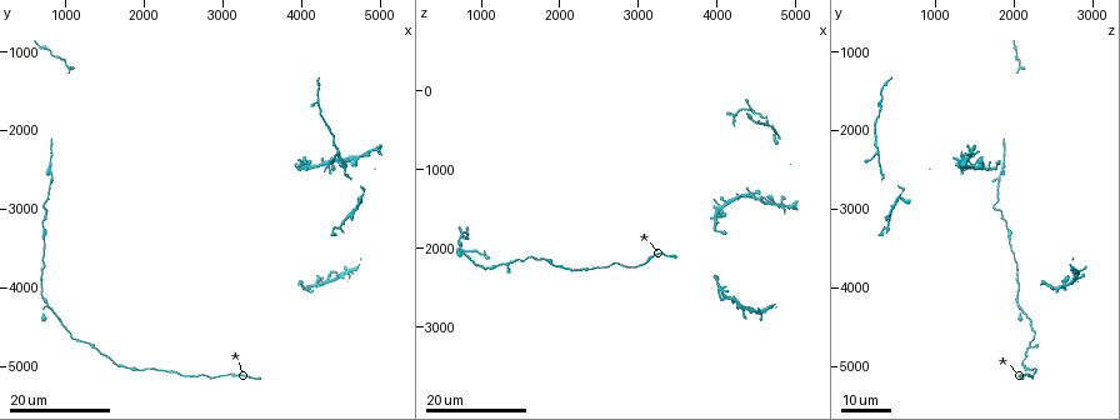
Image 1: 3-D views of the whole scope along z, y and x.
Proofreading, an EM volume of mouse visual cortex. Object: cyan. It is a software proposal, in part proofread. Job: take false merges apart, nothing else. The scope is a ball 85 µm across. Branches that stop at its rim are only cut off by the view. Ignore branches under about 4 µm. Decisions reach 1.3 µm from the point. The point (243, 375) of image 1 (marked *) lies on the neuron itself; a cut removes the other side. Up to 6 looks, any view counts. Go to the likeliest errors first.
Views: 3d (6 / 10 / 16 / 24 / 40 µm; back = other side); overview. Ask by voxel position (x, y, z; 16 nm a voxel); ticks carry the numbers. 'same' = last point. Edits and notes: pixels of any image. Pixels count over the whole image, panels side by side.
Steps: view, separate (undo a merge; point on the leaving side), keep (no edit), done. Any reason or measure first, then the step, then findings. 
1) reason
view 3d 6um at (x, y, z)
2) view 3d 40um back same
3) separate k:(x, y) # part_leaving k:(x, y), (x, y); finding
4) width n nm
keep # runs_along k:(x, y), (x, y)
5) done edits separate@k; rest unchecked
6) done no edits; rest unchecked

thin neck
view 3d 16um at (1050, 1150, 2050)

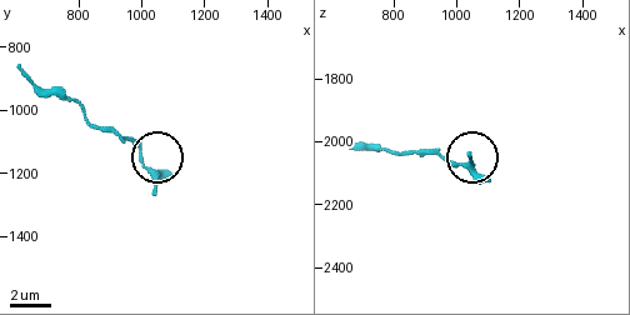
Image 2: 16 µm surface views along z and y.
view 3d 10um at (1000, 1160, 2080)

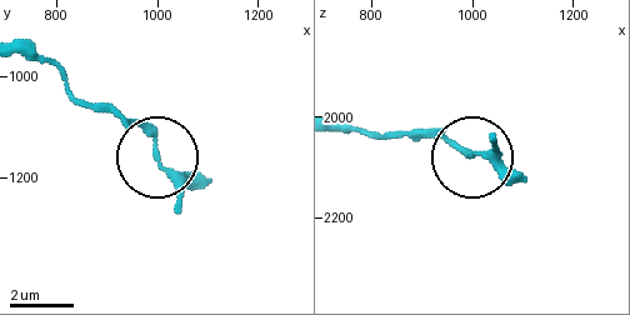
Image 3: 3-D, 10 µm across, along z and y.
keep # continuous, no second neuron

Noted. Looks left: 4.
side arm on a straight run
view 3d 16um at (4700, 2350, 1400)

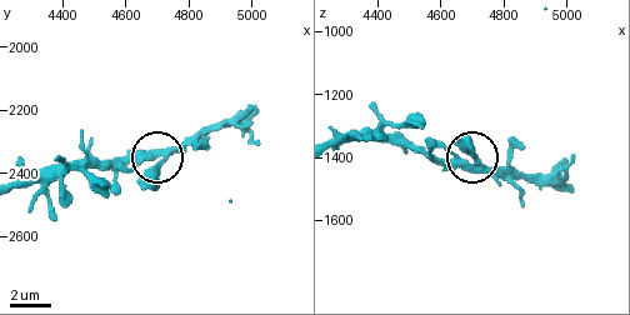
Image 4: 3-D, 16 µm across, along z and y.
view 3d 6um at (4740, 2320, 1440)

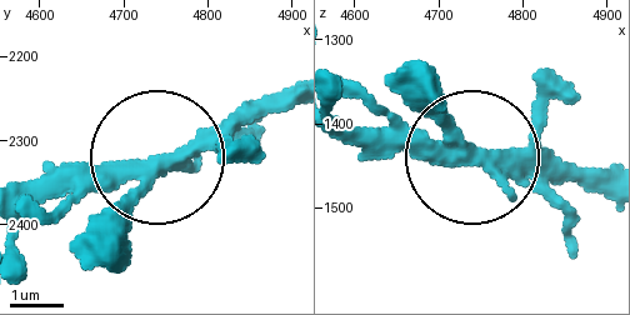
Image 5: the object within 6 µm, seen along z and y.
keep # runs_along 5:(341, 125), (489, 160), (565, 84); continuous, no second neuron

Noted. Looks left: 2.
sharp bend
view 3d 24um at (700, 2950, 1750)

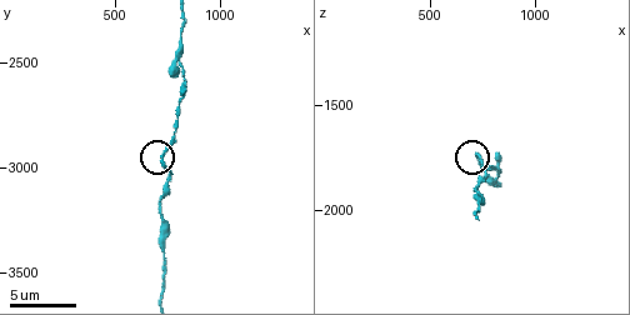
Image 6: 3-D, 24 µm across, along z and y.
view 3d 10um at (740, 2980, 1740)

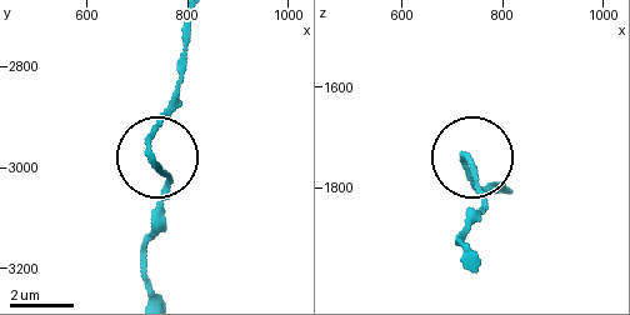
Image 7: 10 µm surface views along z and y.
keep # all the same neuron

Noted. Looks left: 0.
done no edits; rest unchecked

